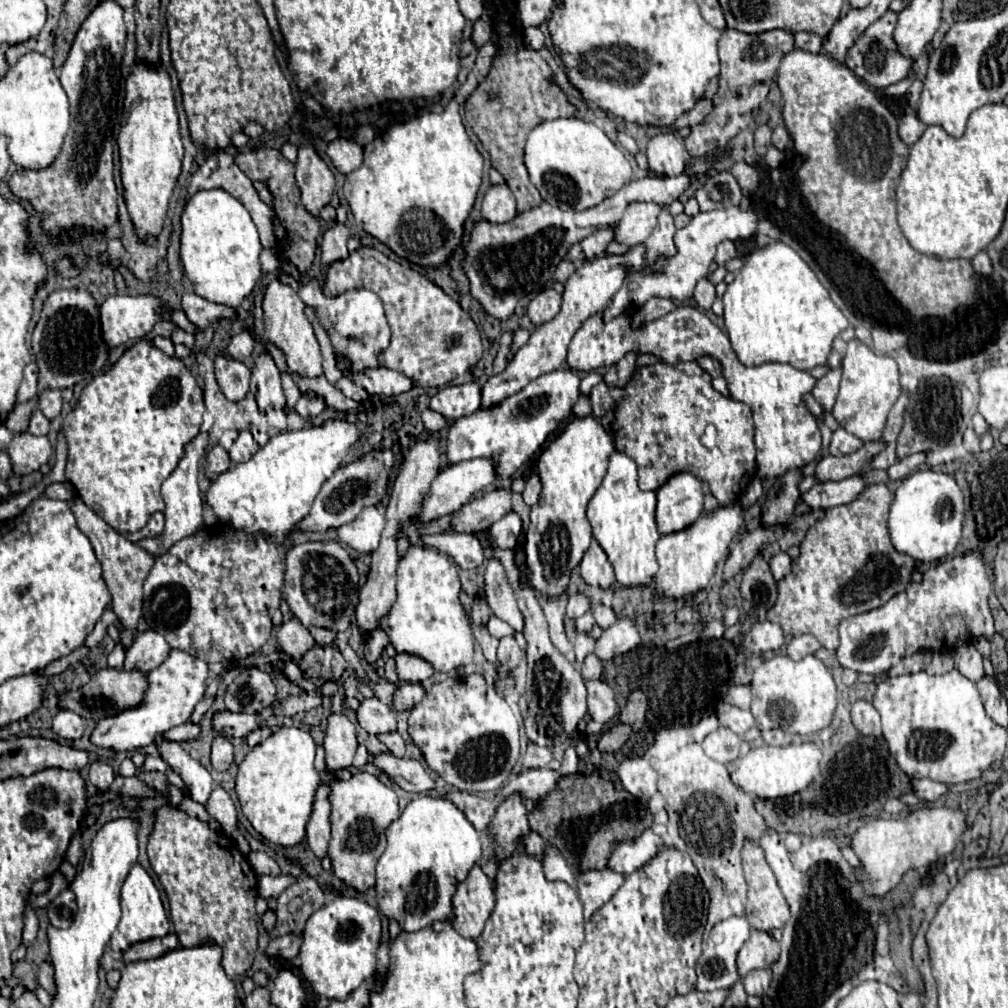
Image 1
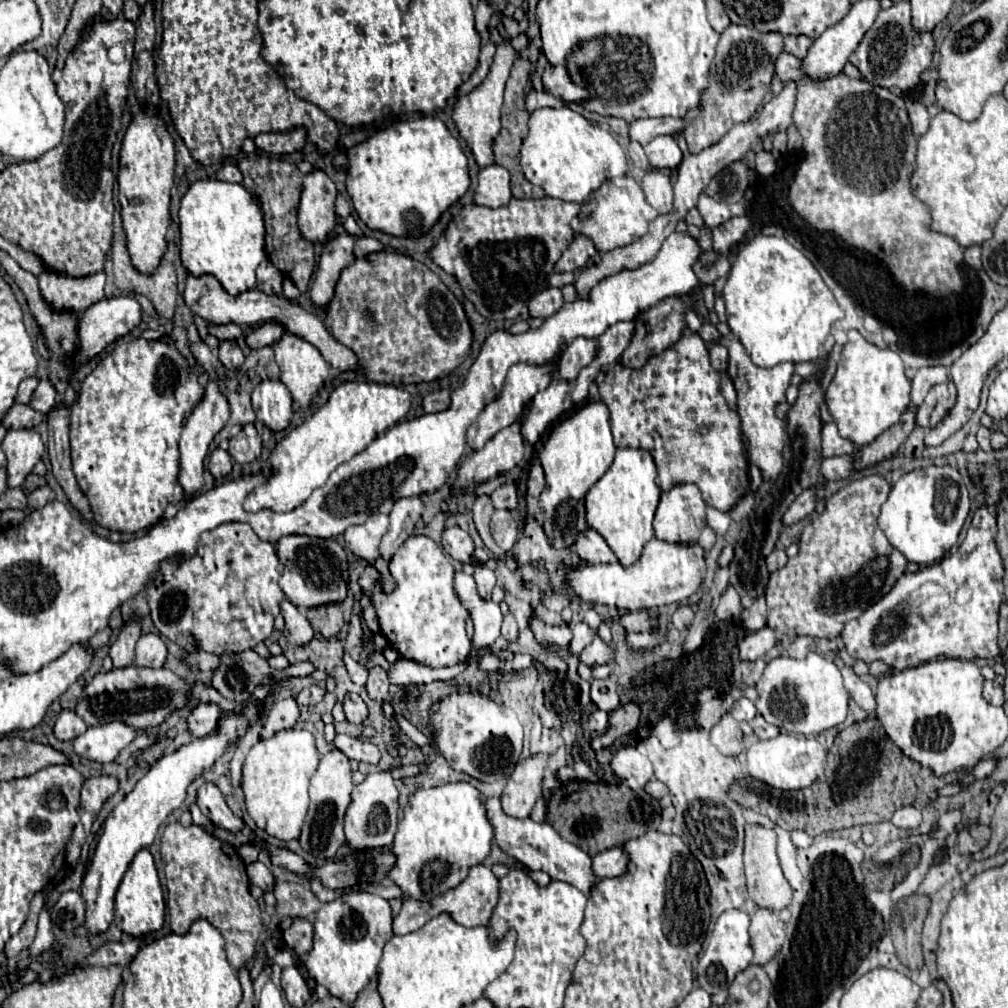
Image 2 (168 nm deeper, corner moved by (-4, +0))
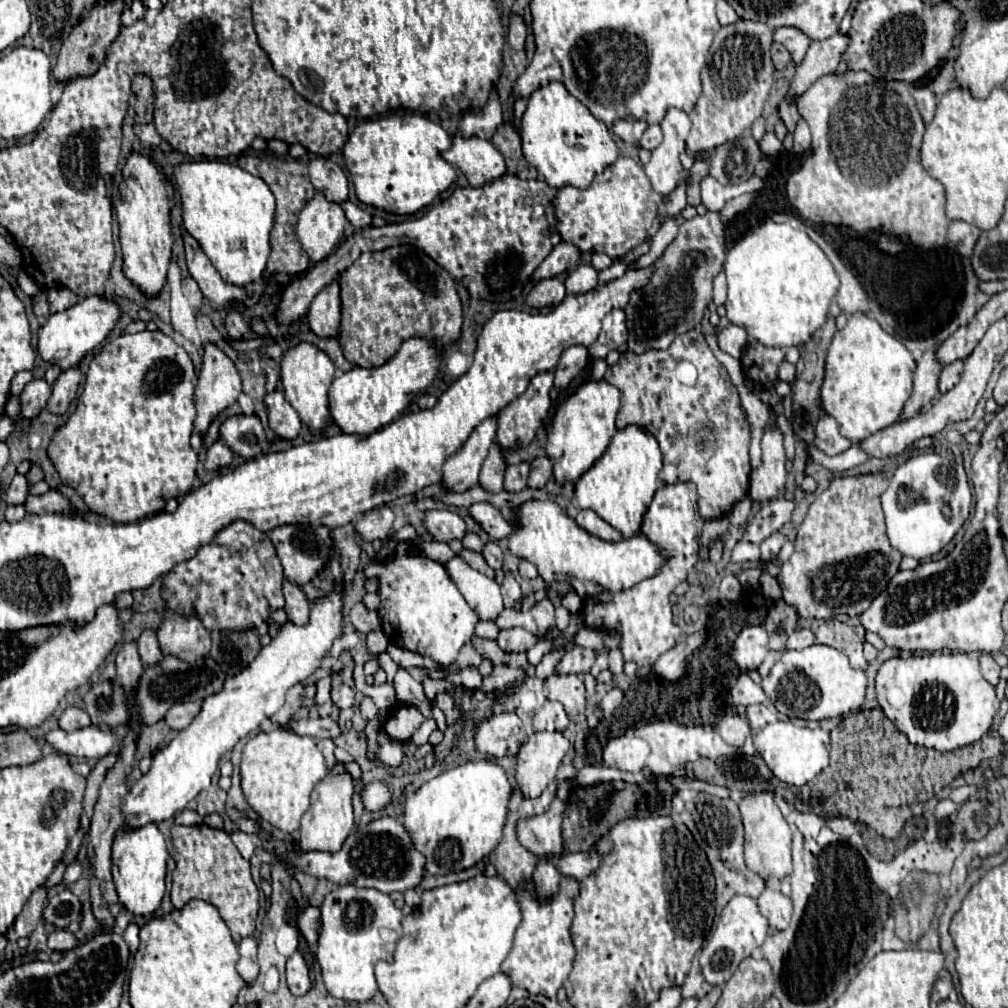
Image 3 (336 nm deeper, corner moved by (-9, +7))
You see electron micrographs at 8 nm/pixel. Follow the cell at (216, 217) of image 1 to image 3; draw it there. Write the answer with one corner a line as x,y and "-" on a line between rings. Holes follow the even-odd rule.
223,161
181,163
175,167
175,183
181,195
183,227
199,241
225,283
243,287
261,277
275,223
275,197
261,177

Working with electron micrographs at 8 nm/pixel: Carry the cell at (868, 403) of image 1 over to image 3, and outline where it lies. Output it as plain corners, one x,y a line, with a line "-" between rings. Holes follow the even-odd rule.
857,311
847,319
847,325
835,333
827,349
825,379
821,385
821,407
839,423
839,431
843,437
847,437
851,443
859,443
865,437
877,433
879,429
885,429
901,419
903,405
913,391
913,373
915,359
907,351
907,347
893,335
883,331
875,319

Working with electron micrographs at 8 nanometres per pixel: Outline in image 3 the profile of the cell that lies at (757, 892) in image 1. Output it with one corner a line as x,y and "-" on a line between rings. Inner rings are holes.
759,791
759,793
745,793
743,799
739,801
739,811
741,811
741,821
745,827
745,863
749,865
749,869
753,869
755,873
761,873
763,879
769,879
771,875
775,877
785,877
791,873
791,829
787,825
787,821
783,819
779,807
773,801
773,793
771,791

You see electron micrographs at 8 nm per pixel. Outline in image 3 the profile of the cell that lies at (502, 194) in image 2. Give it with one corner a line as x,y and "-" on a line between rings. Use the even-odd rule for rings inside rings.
455,133
451,147
443,151
441,157
459,167
471,187
481,187
505,173
505,161
501,153
487,139
461,137

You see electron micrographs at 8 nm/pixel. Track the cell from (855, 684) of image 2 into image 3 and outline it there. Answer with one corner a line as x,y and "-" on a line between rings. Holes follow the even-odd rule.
825,621
817,631
815,631
817,643
823,645
831,645
835,649
839,649
841,653
845,653
853,665
861,665
861,669
867,667
867,661
863,657
863,641
857,637
855,629
849,627
843,621

